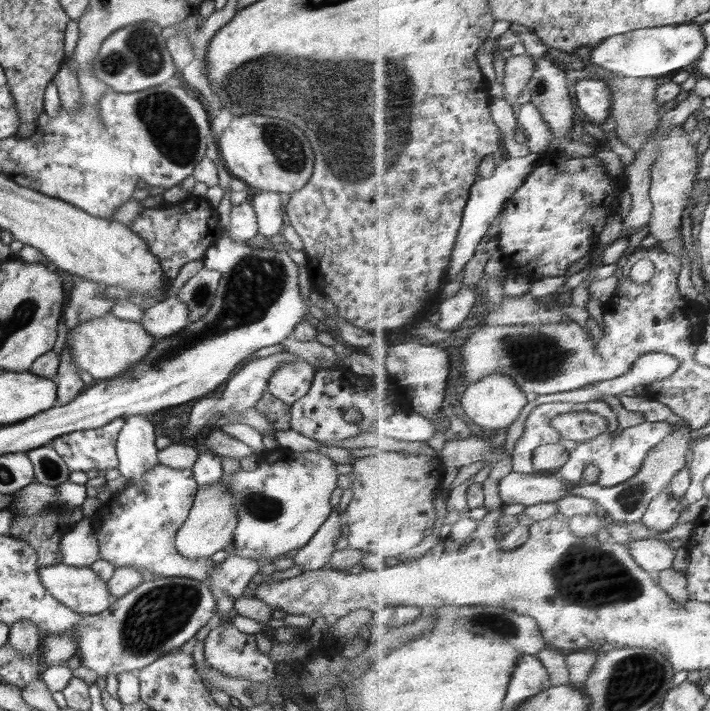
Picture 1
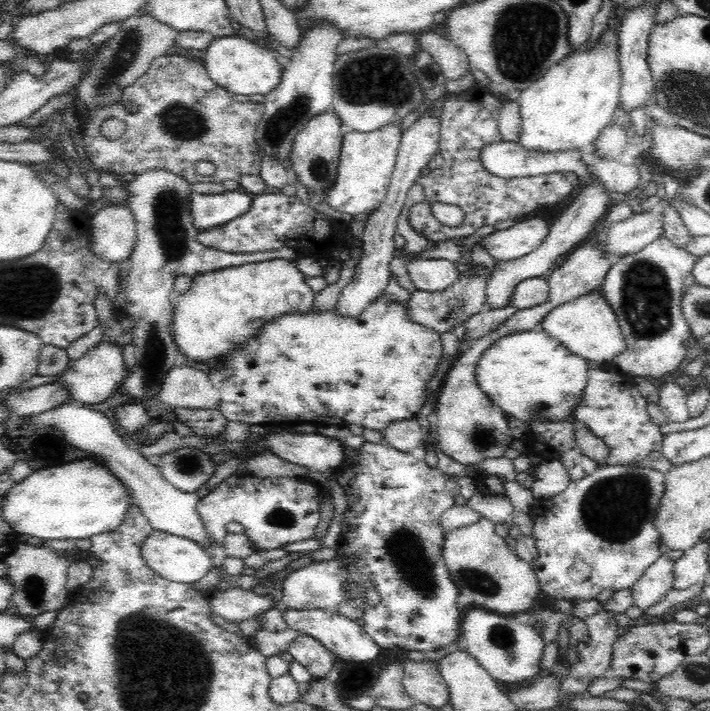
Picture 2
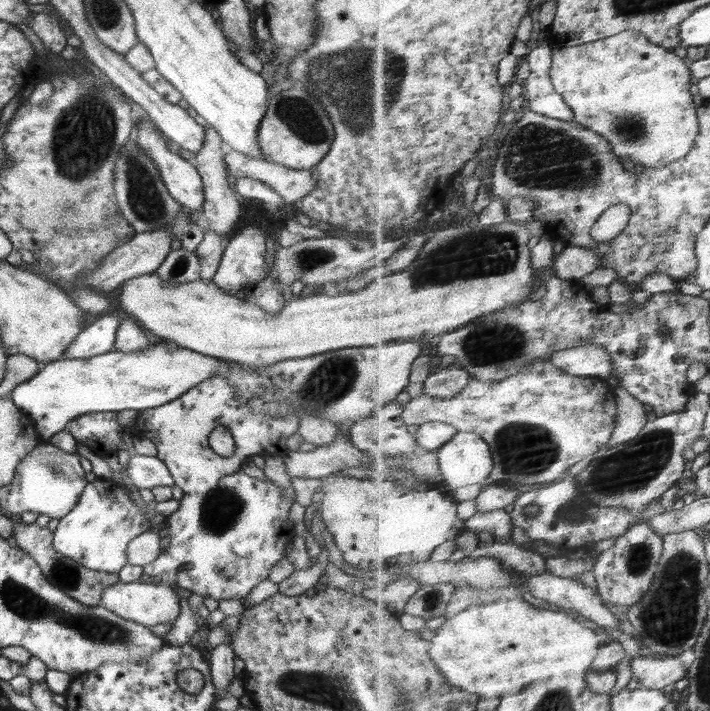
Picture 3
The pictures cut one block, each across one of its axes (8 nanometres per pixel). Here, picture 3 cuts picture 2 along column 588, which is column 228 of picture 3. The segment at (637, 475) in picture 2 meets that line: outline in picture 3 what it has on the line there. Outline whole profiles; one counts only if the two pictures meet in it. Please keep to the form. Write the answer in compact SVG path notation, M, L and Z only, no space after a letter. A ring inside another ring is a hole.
M244 472L224 476L218 480L218 486L208 494L183 494L179 507L168 516L163 535L170 538L170 546L154 562L143 567L142 577L138 581L152 584L152 578L166 576L174 578L174 587L187 588L204 598L214 600L243 599L263 580L268 578L272 566L285 556L288 536L295 536L288 522L288 514L293 502L289 501L274 482L252 478Z

